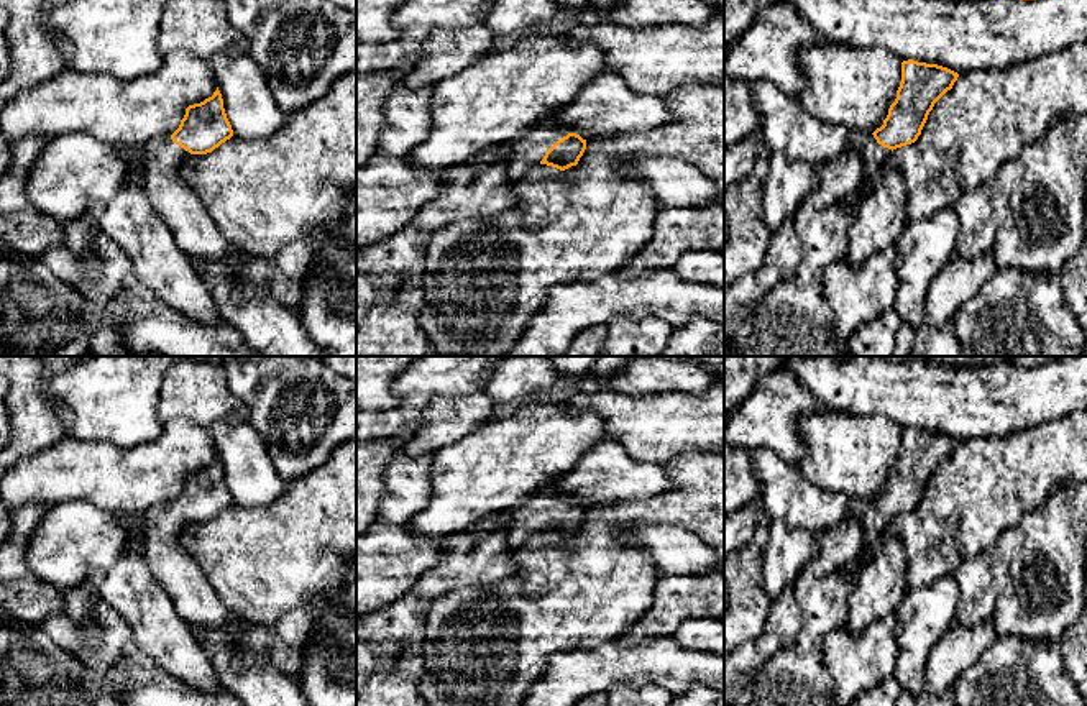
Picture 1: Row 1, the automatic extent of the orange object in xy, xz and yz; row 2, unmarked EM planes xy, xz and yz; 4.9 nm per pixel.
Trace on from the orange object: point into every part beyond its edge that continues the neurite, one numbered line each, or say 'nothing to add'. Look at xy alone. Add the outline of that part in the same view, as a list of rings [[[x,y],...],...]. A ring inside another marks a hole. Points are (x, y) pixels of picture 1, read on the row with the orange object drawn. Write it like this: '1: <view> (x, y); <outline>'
1: xy (173, 201); [[[167,135],[156,136],[143,151],[146,197],[153,212],[172,232],[174,241],[190,259],[209,256],[217,261],[232,245],[181,172],[190,153]]]

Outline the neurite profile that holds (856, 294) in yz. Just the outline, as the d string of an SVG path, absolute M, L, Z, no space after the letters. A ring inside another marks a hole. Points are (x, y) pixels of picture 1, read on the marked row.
M895 243L874 253L862 266L851 266L844 258L823 271L824 299L829 304L839 356L852 356L849 340L854 332L895 307L897 248Z

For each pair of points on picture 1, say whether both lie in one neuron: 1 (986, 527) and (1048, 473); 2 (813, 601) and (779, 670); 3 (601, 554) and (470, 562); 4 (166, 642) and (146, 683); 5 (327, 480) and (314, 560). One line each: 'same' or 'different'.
1: same
2: same
3: different
4: different
5: same

